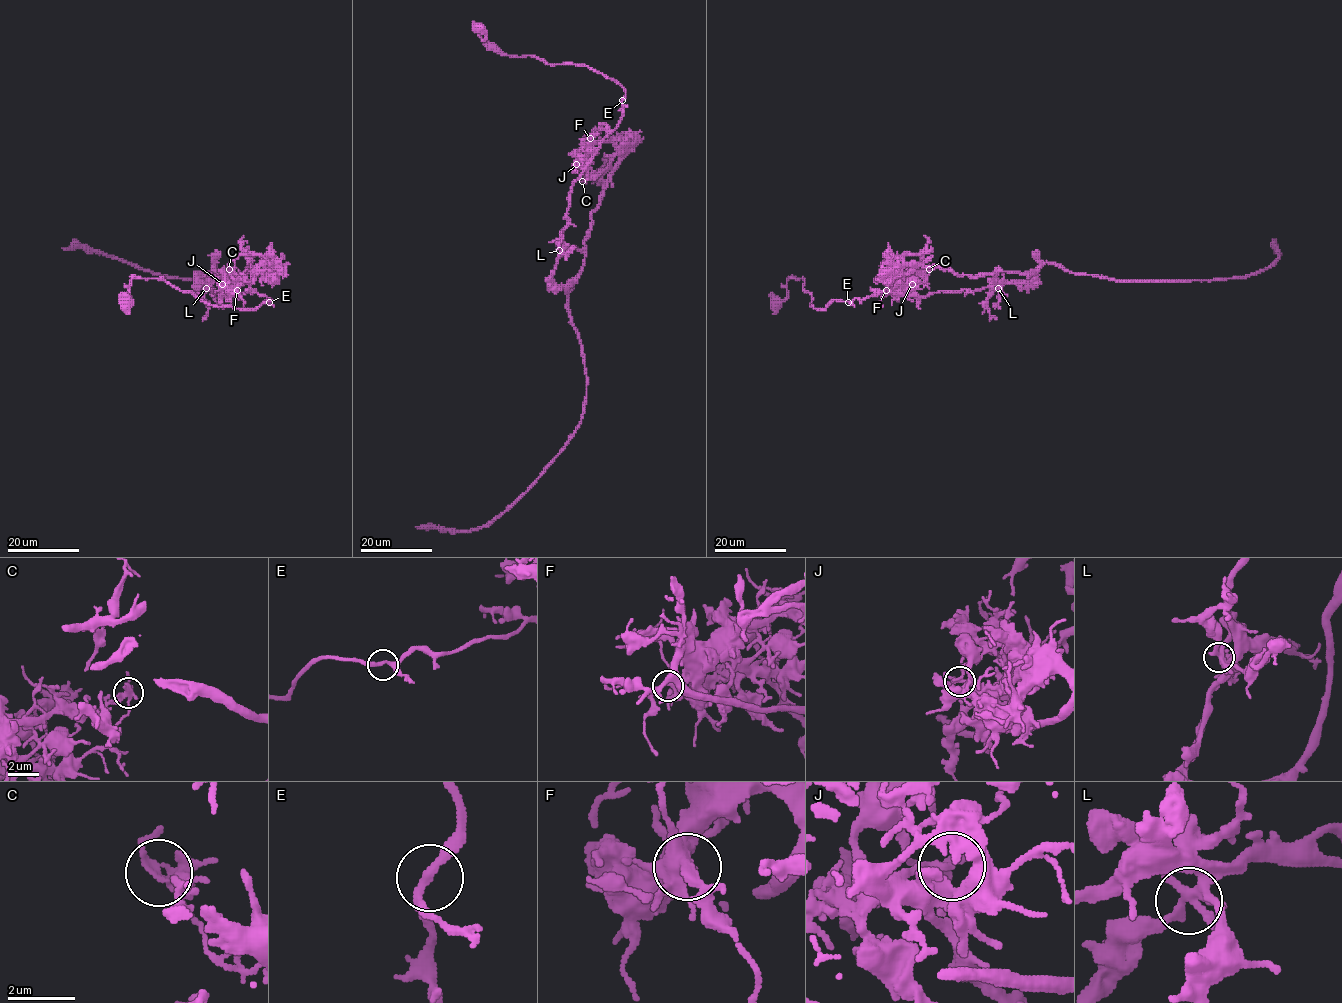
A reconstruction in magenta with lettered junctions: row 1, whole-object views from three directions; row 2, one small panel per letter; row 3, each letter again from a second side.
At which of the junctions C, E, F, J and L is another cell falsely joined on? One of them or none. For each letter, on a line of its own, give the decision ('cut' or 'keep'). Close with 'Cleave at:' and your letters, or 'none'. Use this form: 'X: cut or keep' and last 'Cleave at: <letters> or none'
C: cut
E: keep
F: keep
J: keep
L: keep
Cleave at: C

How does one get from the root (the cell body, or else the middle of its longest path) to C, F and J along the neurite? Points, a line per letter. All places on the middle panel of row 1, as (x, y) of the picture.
C: (479, 30), (483, 40), (504, 54), (586, 65), (623, 88), (620, 123), (592, 147), (582, 181)
F: (479, 30), (483, 40), (504, 54), (586, 65), (613, 79), (625, 92), (621, 119), (603, 139), (590, 138)
J: (479, 30), (483, 40), (504, 54), (586, 65), (623, 88), (620, 123), (576, 164)

